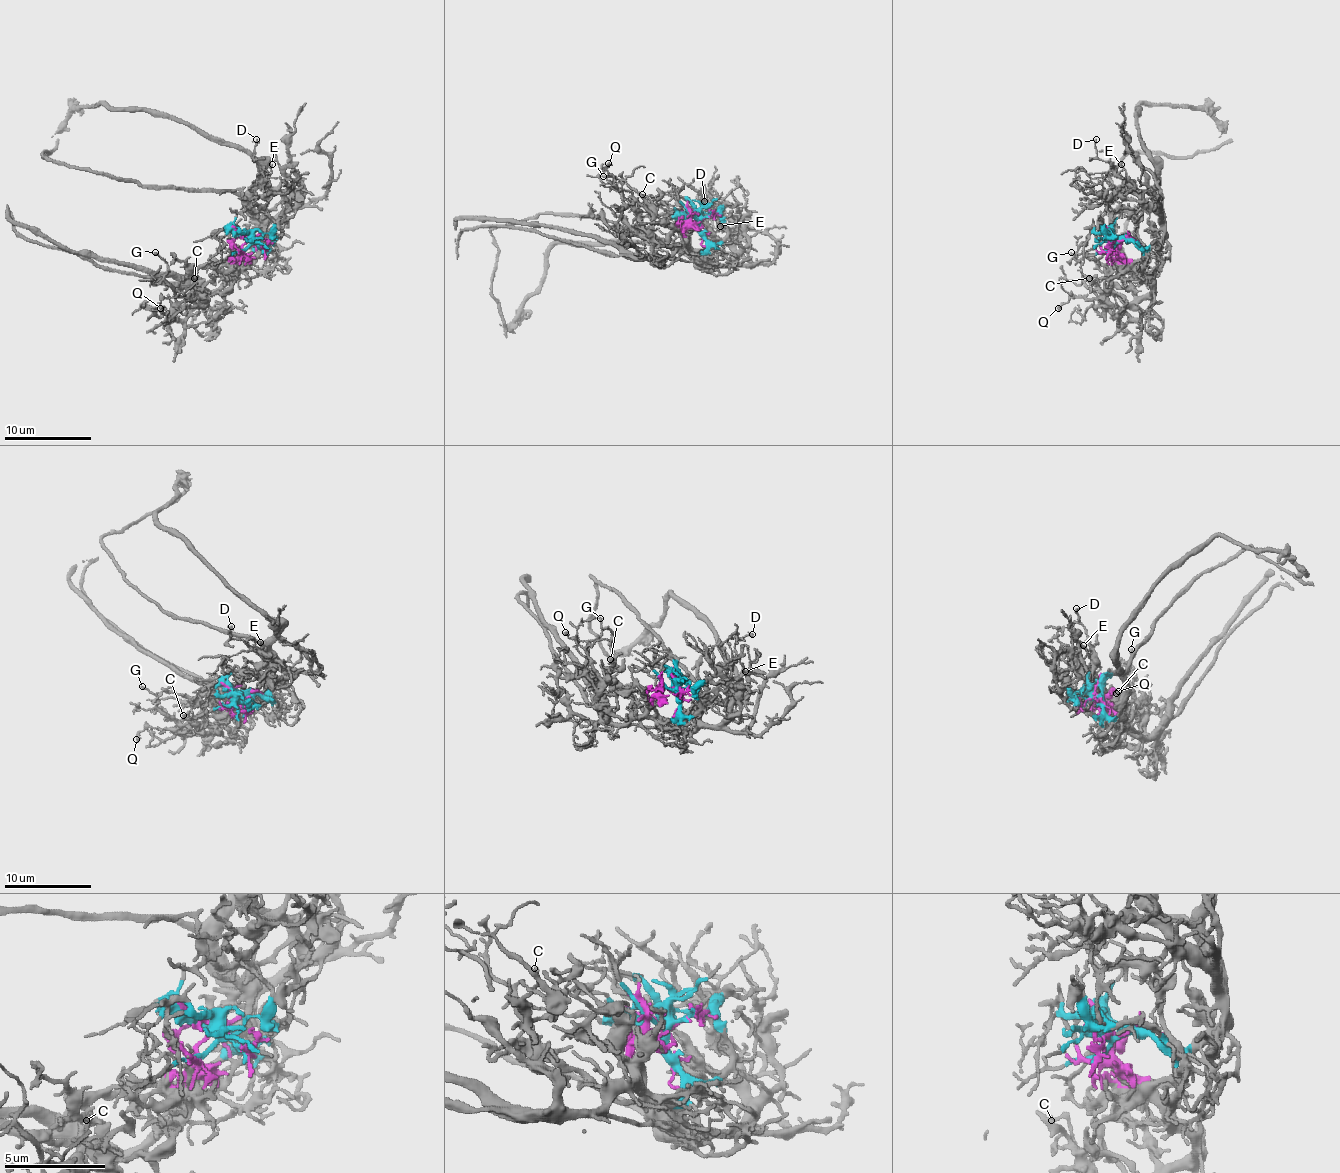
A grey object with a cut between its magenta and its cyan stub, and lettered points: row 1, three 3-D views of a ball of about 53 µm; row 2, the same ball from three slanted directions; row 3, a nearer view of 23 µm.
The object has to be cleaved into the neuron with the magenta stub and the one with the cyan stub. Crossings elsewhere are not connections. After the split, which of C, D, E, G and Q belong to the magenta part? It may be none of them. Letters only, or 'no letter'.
C, G, Q

